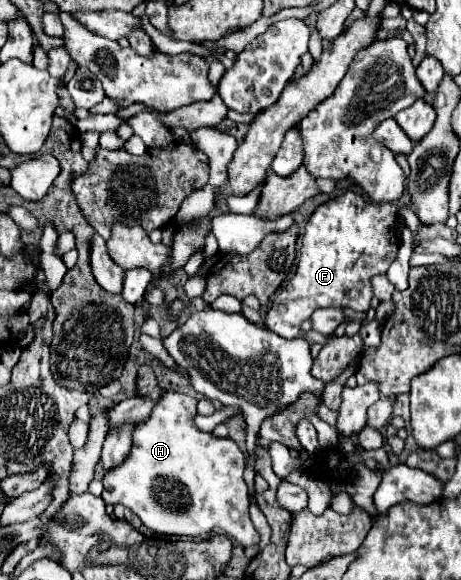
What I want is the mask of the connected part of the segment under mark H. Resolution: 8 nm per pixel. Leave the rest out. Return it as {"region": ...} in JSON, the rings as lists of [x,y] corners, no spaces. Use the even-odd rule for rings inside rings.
{"region":[[[165,391],[161,401],[153,407],[151,411],[151,417],[137,425],[137,429],[133,431],[133,449],[129,453],[129,457],[117,467],[117,469],[111,469],[105,473],[105,479],[103,479],[103,493],[101,497],[105,499],[105,503],[121,503],[125,507],[129,507],[141,521],[145,527],[149,527],[151,531],[155,533],[163,533],[163,535],[185,535],[185,537],[209,537],[211,533],[223,533],[235,541],[239,541],[243,547],[251,547],[251,545],[259,545],[259,533],[257,529],[253,527],[251,523],[251,517],[249,517],[249,489],[247,489],[247,483],[243,481],[243,471],[245,471],[245,455],[243,451],[237,447],[237,443],[233,439],[215,439],[211,433],[199,433],[197,427],[193,425],[193,415],[197,413],[197,399],[189,397],[189,395],[181,395],[181,393],[175,393],[175,391]]]}

